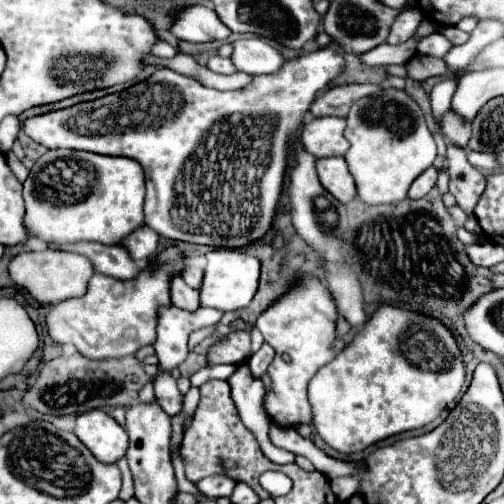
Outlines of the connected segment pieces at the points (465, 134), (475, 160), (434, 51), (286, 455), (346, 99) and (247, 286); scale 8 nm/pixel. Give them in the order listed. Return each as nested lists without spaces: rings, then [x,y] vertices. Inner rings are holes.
[[[447,111],[447,113],[441,117],[441,131],[445,133],[445,137],[447,137],[451,143],[455,143],[455,145],[467,149],[467,141],[469,141],[469,137],[471,137],[471,123],[465,121],[461,115],[457,115],[457,113],[453,113],[453,111]]]
[[[469,151],[469,153],[467,153],[467,161],[469,161],[473,167],[483,169],[483,171],[499,171],[499,169],[501,169],[501,165],[497,163],[497,159],[495,159],[493,153],[489,155],[489,153]]]
[[[433,33],[433,35],[425,37],[425,39],[419,43],[417,53],[431,55],[431,57],[443,57],[451,47],[453,47],[451,41],[447,41],[441,33]]]
[[[239,363],[237,371],[227,379],[227,383],[231,387],[231,397],[239,411],[239,417],[243,425],[255,435],[255,439],[261,445],[263,455],[269,461],[279,463],[279,465],[293,463],[296,456],[285,449],[274,446],[269,439],[269,417],[263,409],[265,387],[257,377],[253,377],[249,365]]]
[[[351,83],[351,85],[337,85],[327,89],[323,95],[319,95],[311,103],[311,115],[313,117],[325,117],[325,115],[335,115],[335,117],[347,117],[351,105],[359,97],[369,97],[383,89],[383,85],[373,85],[373,83]]]
[[[213,249],[205,257],[207,257],[207,269],[201,285],[201,307],[215,307],[223,311],[235,311],[247,307],[259,287],[261,261],[239,249]]]

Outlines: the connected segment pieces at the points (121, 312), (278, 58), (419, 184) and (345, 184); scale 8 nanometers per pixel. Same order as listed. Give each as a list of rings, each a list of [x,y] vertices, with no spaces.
[[[165,247],[131,281],[95,273],[83,297],[65,299],[51,307],[47,325],[53,341],[73,343],[79,353],[89,359],[113,359],[135,355],[141,347],[153,345],[157,339],[157,309],[171,305],[171,279],[181,273],[185,253],[179,247]]]
[[[239,39],[233,43],[235,51],[231,55],[239,71],[249,75],[271,75],[281,69],[285,57],[281,51],[263,39]]]
[[[429,167],[423,175],[419,175],[419,177],[413,181],[413,185],[411,185],[411,189],[409,189],[409,197],[411,197],[411,199],[425,197],[425,195],[435,187],[437,175],[439,175],[439,171],[437,171],[435,167]]]
[[[327,157],[317,159],[317,173],[321,185],[339,201],[349,203],[357,197],[353,175],[347,169],[347,161],[343,157]]]

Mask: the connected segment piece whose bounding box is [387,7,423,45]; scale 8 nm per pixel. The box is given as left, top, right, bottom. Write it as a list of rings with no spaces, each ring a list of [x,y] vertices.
[[[415,7],[405,9],[405,11],[395,19],[395,23],[393,23],[393,27],[391,27],[391,33],[389,33],[389,37],[387,37],[387,43],[389,43],[389,45],[399,45],[399,43],[407,41],[407,39],[415,33],[415,29],[417,29],[417,25],[421,23],[421,19],[423,19],[423,15],[419,13],[419,9],[415,9]]]

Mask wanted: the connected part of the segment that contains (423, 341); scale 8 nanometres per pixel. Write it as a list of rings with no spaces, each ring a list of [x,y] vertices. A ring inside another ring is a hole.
[[[383,305],[355,339],[309,381],[313,427],[335,451],[359,453],[377,441],[437,419],[459,395],[463,379],[461,351],[445,325]]]

